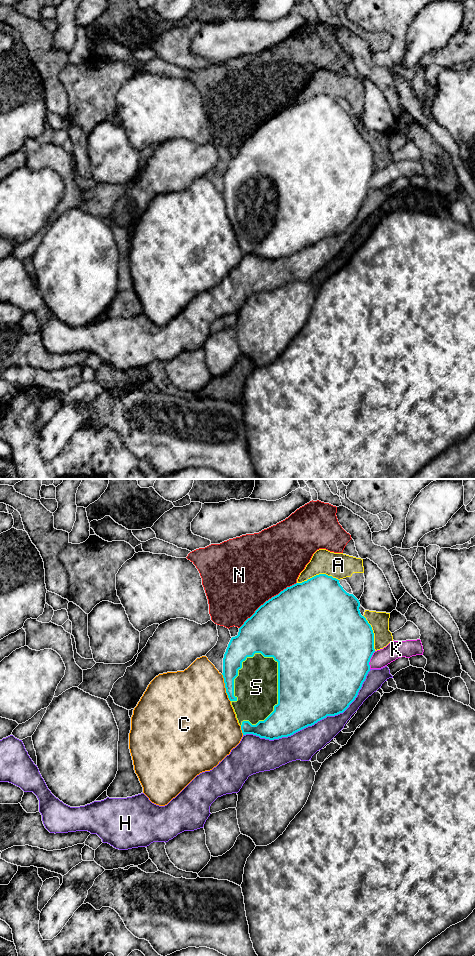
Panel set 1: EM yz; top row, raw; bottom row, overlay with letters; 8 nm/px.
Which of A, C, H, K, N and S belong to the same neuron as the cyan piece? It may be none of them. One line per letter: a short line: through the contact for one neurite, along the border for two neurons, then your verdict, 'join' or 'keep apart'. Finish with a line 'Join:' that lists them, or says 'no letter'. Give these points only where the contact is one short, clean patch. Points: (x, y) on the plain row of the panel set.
A: keep apart
C: keep apart
H: keep apart
K: keep apart
N: keep apart
S: join
Join: S

